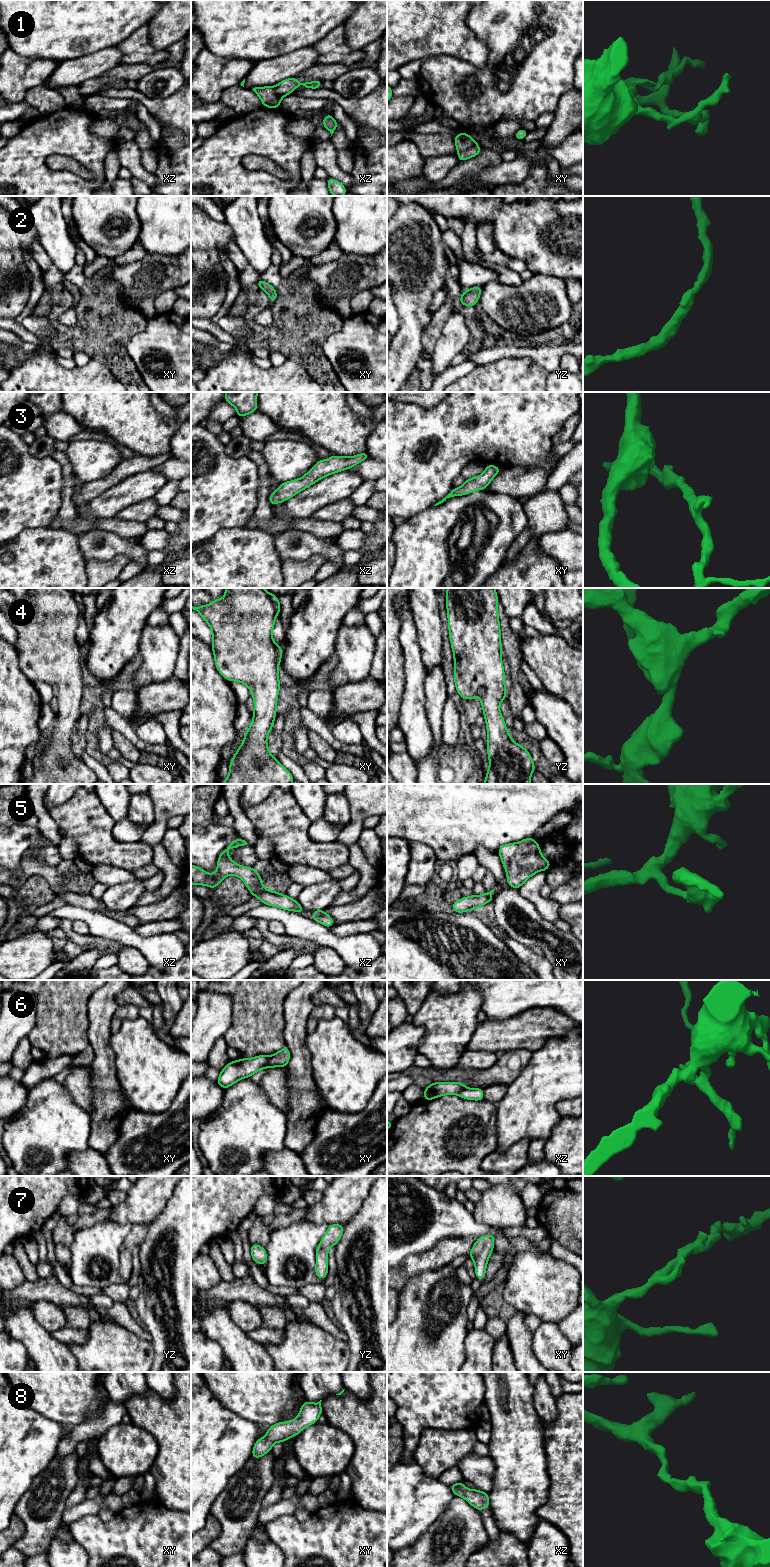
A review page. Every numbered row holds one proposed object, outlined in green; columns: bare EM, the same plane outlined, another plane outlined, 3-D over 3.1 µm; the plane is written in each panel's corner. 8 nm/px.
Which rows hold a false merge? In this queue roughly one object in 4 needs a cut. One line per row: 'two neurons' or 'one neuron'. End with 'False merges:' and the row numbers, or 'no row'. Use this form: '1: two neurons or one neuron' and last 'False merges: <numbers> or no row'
1: one neuron
2: one neuron
3: one neuron
4: one neuron
5: one neuron
6: two neurons
7: one neuron
8: one neuron
False merges: 6

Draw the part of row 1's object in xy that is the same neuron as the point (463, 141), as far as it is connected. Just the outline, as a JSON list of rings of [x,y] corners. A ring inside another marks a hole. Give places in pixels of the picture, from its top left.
[[[466,132],[454,136],[454,142],[458,151],[458,161],[462,162],[479,155],[482,151],[477,142]]]

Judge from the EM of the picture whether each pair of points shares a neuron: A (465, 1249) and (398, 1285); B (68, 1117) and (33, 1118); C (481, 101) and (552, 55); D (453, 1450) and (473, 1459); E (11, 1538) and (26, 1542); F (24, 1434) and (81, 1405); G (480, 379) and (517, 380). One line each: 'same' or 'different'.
A: same
B: same
C: same
D: different
E: different
F: different
G: same

